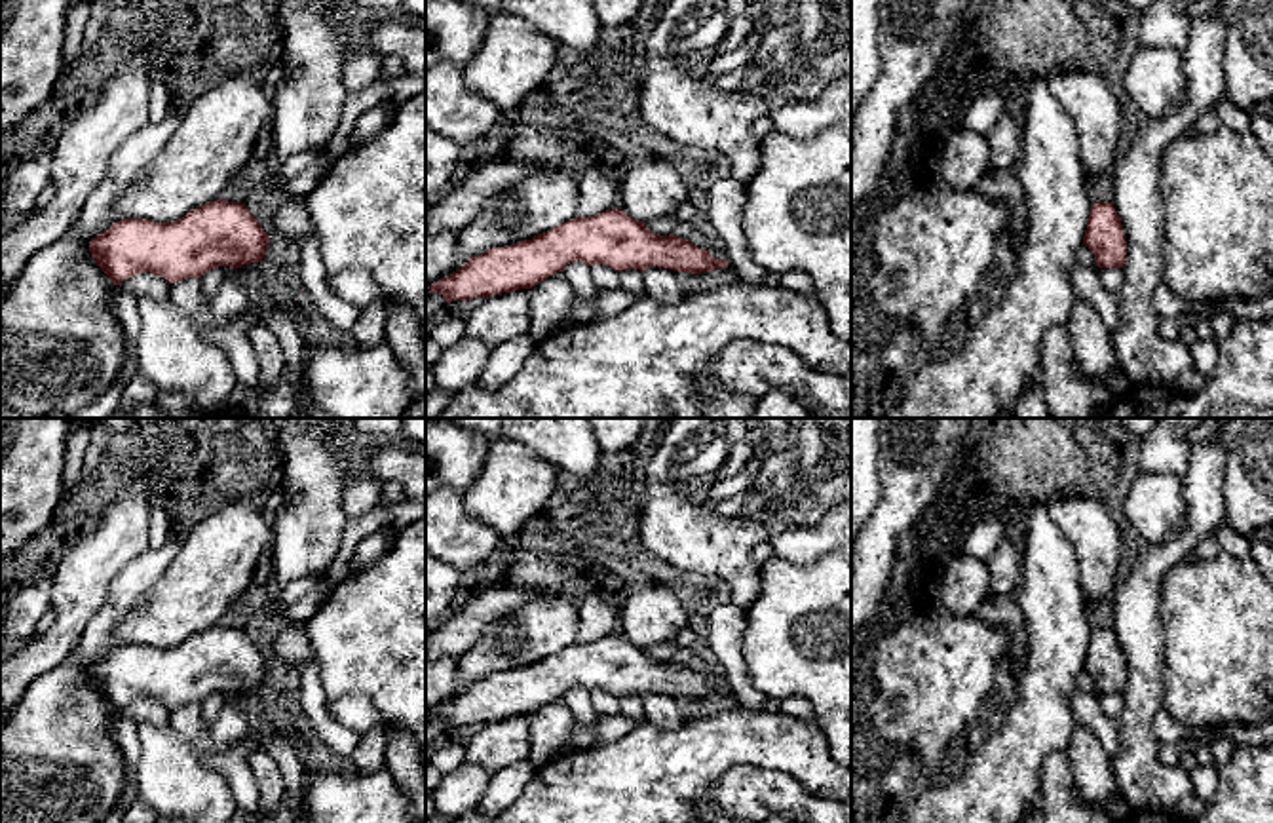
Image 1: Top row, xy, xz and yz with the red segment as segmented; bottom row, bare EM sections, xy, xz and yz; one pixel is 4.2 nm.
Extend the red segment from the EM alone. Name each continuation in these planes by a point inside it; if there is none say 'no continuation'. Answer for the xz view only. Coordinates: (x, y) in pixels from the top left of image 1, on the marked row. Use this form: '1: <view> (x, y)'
no continuation

